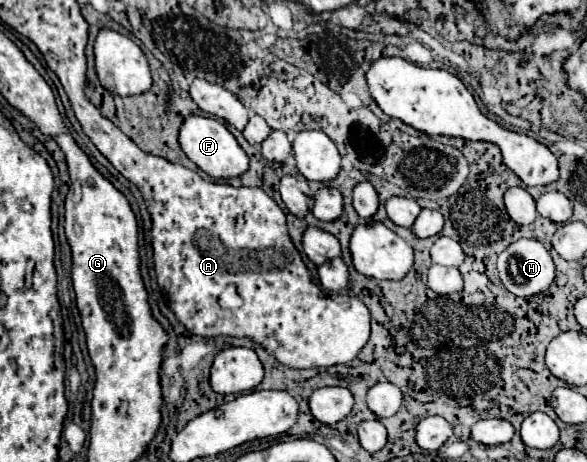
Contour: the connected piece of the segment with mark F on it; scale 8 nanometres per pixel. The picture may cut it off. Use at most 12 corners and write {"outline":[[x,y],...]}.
{"outline":[[186,116],[178,142],[212,178],[236,178],[248,156],[216,118]]}

